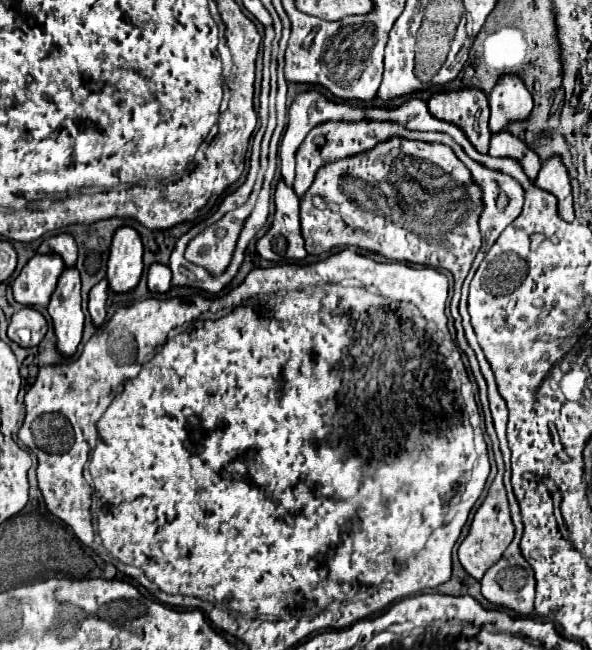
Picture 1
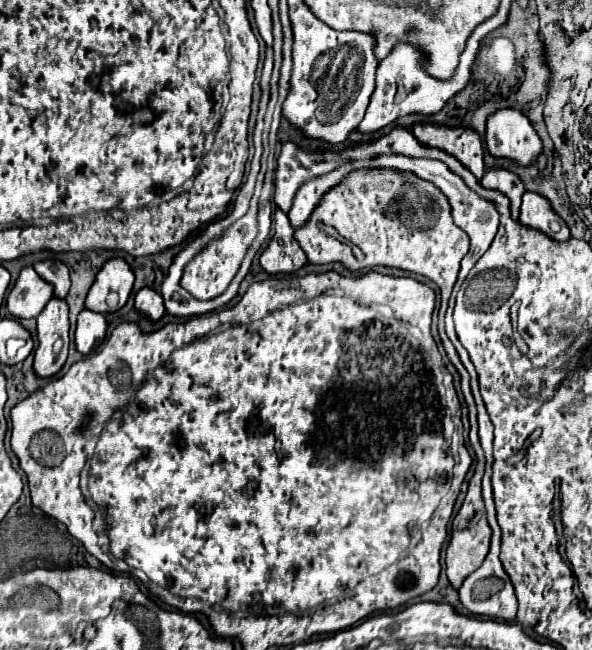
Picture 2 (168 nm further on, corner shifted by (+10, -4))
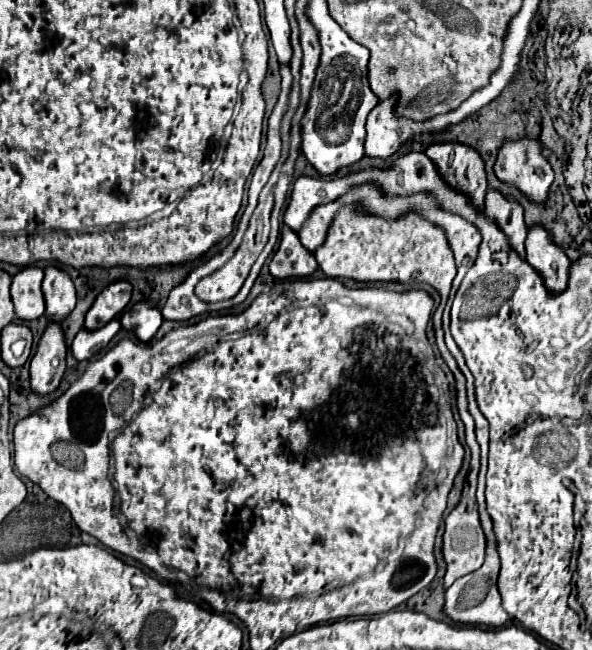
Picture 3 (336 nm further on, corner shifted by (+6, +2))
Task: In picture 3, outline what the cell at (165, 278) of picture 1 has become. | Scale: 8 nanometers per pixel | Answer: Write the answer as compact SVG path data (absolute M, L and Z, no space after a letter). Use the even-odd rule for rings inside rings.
M139 302L139 304L131 306L119 322L121 322L123 330L133 332L141 342L151 342L155 332L159 330L163 318L161 318L161 312L157 308L153 308L151 304Z

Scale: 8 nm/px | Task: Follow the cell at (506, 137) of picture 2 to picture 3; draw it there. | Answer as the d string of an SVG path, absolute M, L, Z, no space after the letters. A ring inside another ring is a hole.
M523 138L505 142L495 162L495 176L501 182L513 184L535 204L545 204L549 200L553 170L541 154L539 140Z

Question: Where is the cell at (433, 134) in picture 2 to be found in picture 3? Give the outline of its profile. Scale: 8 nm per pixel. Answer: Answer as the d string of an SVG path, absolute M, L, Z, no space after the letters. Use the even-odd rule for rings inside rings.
M433 144L425 154L435 162L439 176L449 182L453 190L469 196L473 208L483 208L487 194L485 164L473 148L465 144Z

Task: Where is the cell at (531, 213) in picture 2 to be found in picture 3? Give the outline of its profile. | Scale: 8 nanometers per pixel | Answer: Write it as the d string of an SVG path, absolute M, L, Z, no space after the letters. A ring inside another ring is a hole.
M533 226L525 240L527 262L543 278L545 288L551 294L561 294L569 280L569 260L565 252L553 246L551 234L541 226Z

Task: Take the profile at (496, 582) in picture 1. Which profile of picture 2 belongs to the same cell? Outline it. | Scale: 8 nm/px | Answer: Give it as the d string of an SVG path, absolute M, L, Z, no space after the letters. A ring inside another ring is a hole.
M487 464L485 468L485 476L483 476L483 500L485 500L485 508L487 508L487 520L489 526L493 528L493 536L491 536L491 550L485 558L485 562L463 582L463 586L459 588L459 600L461 604L471 612L471 614L481 614L481 616L491 616L491 618L503 618L513 622L515 614L517 614L517 596L513 590L513 584L507 576L507 572L501 566L499 560L499 550L501 550L501 528L497 524L497 516L495 516L495 502L493 502L493 490L491 490L491 472L493 466Z

